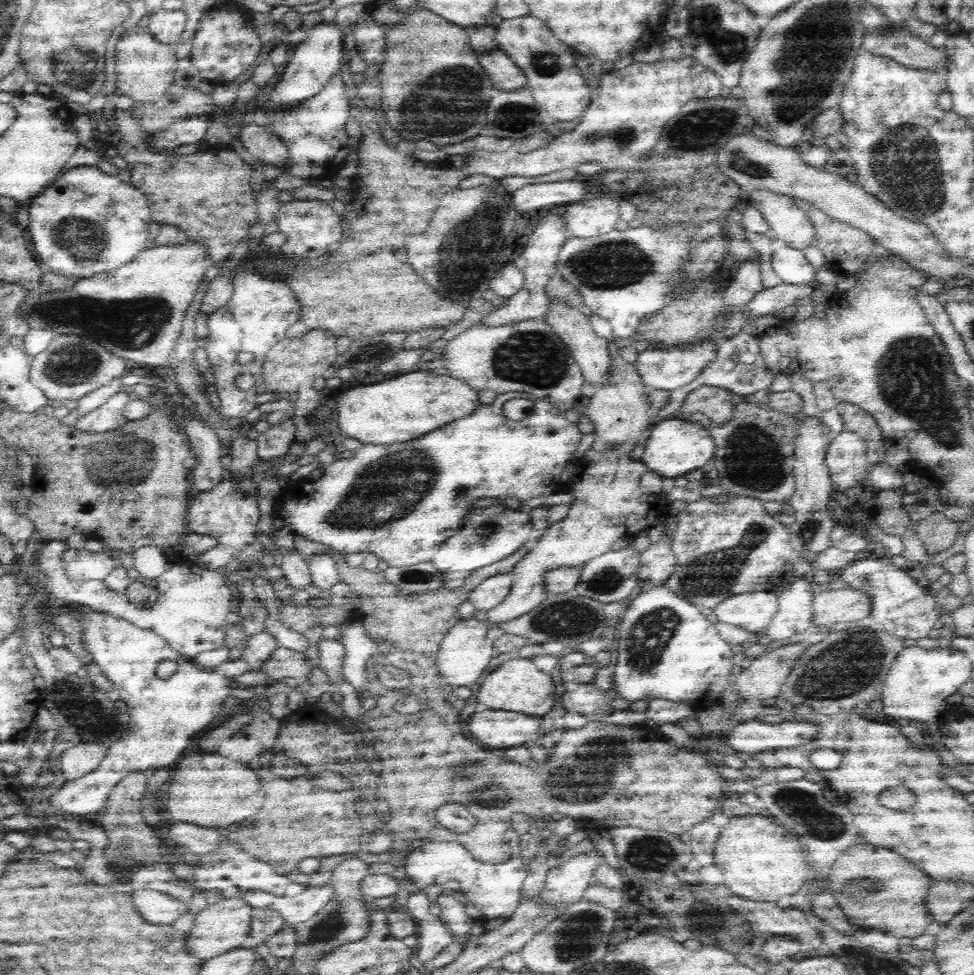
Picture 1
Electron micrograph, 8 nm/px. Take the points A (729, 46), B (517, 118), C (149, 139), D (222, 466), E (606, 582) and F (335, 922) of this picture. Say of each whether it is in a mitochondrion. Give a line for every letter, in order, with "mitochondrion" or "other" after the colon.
A: mitochondrion
B: mitochondrion
C: other
D: other
E: mitochondrion
F: mitochondrion

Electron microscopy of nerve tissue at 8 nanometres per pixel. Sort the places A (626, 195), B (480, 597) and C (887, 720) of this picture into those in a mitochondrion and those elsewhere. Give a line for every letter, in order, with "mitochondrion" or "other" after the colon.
A: other
B: other
C: other

